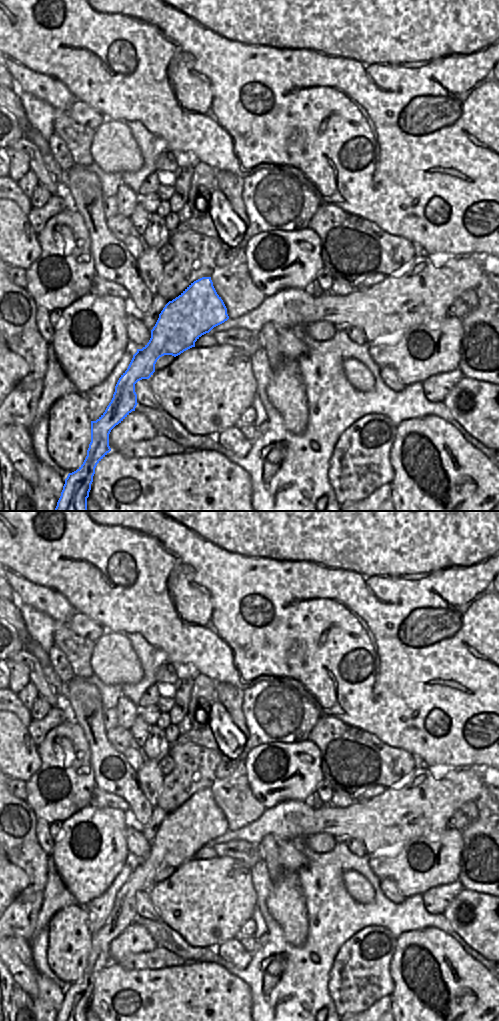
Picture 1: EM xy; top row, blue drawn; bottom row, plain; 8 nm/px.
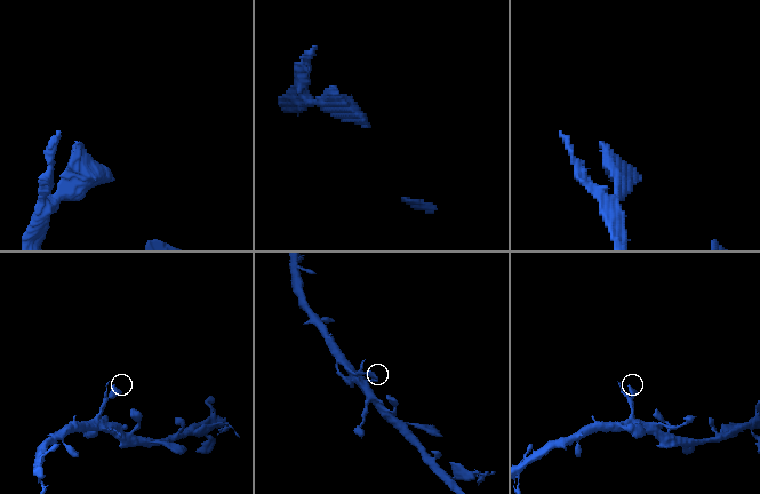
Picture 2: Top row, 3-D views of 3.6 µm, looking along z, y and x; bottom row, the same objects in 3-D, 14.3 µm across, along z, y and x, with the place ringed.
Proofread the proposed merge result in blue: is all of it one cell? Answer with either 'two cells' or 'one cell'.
one cell

